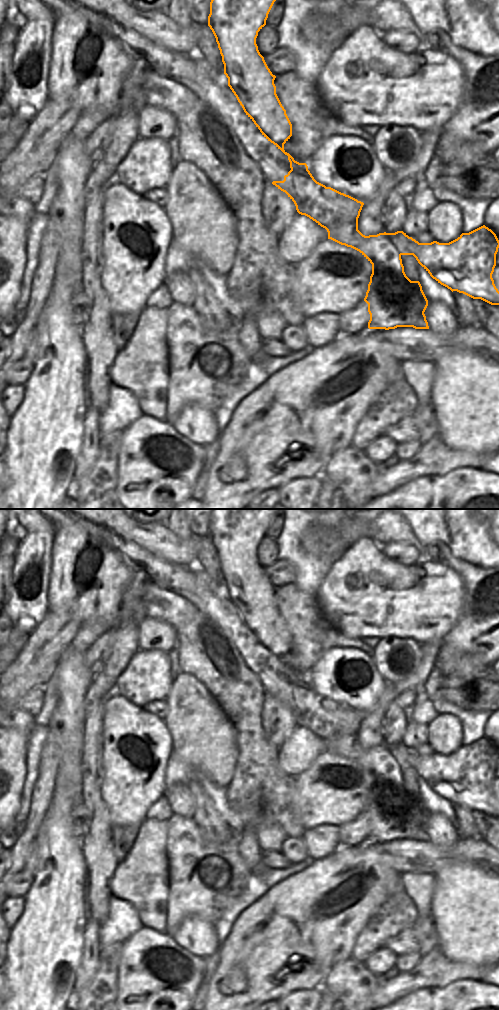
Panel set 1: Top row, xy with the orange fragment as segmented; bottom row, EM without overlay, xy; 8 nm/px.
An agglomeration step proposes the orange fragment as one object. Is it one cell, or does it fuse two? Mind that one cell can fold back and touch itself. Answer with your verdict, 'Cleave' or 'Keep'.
Cleave.

